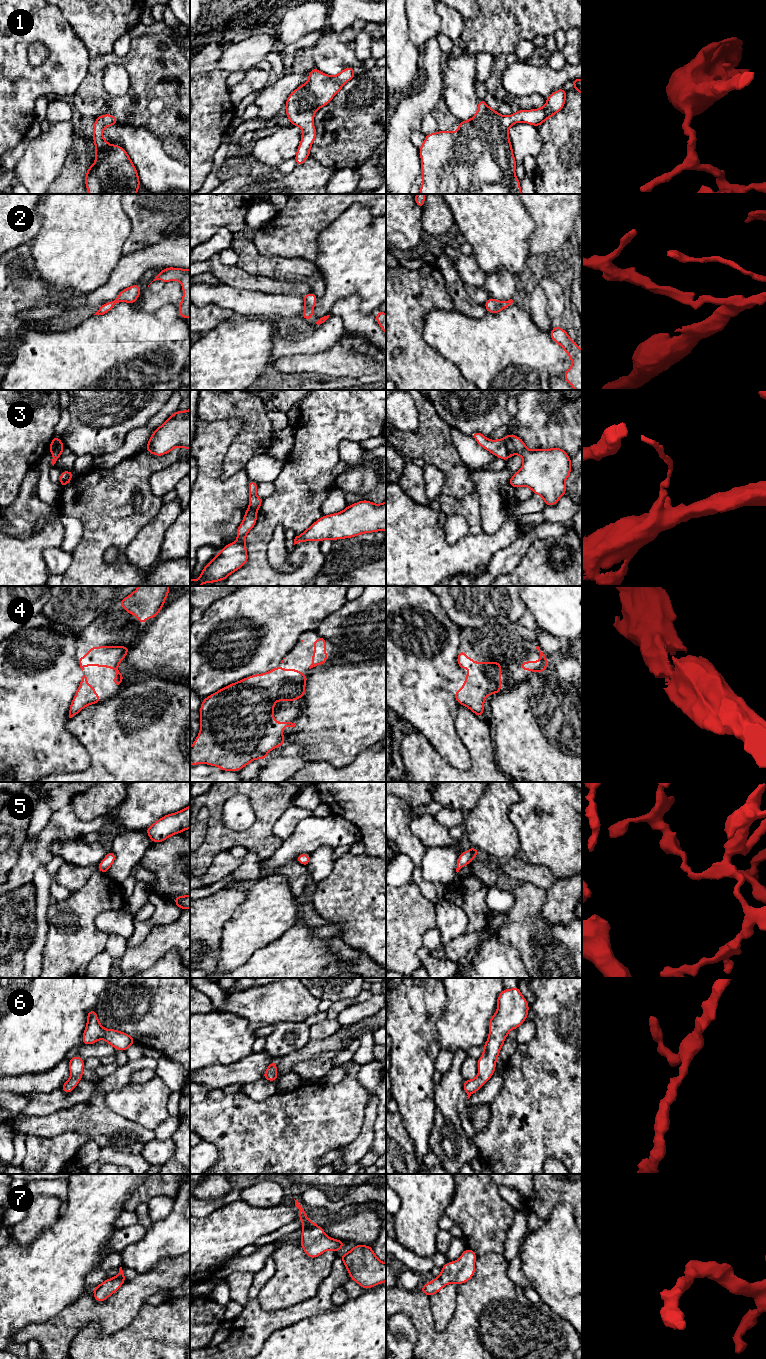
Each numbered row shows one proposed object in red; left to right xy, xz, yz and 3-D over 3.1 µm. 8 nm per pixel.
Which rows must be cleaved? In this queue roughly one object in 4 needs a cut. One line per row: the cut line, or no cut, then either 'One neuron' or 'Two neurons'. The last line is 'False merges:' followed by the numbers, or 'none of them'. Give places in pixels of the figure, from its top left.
1: No split. One neuron
2: No split. One neuron
3: Split along yz (503, 439), (509, 455). Two neurons
4: No split. One neuron
5: No split. One neuron
6: No split. One neuron
7: No split. One neuron
False merges: 3

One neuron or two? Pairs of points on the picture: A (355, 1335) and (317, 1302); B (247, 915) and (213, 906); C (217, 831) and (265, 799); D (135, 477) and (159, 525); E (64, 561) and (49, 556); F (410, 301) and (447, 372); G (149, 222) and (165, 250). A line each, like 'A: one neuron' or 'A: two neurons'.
A: two neurons
B: two neurons
C: one neuron
D: two neurons
E: one neuron
F: one neuron
G: two neurons

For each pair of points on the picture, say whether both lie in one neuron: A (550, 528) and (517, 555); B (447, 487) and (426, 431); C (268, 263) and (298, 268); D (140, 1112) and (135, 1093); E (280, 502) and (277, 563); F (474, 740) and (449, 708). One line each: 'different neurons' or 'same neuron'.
A: same neuron
B: same neuron
C: same neuron
D: same neuron
E: different neurons
F: different neurons

